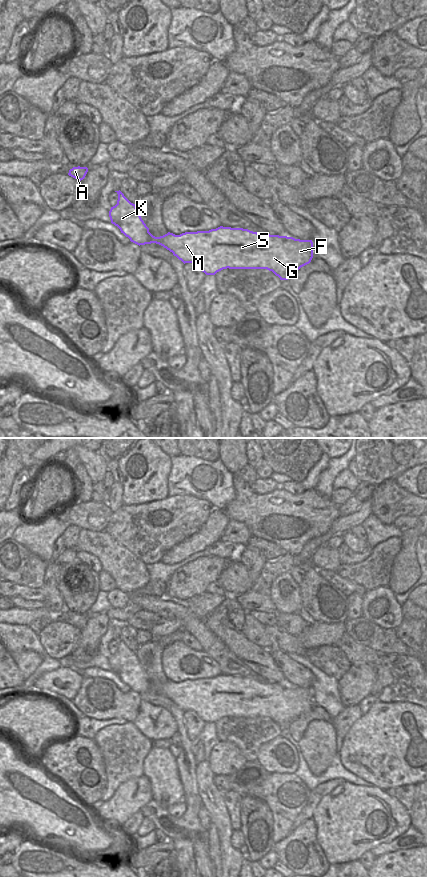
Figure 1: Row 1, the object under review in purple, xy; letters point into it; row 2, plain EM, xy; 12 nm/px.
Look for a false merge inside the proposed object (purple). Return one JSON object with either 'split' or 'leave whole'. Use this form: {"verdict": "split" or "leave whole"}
{"verdict": "leave whole"}

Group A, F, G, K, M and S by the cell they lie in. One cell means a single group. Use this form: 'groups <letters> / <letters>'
groups A F G K M S

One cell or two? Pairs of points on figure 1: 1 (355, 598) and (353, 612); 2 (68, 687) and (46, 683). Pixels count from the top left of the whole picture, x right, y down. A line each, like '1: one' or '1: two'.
1: one
2: one

